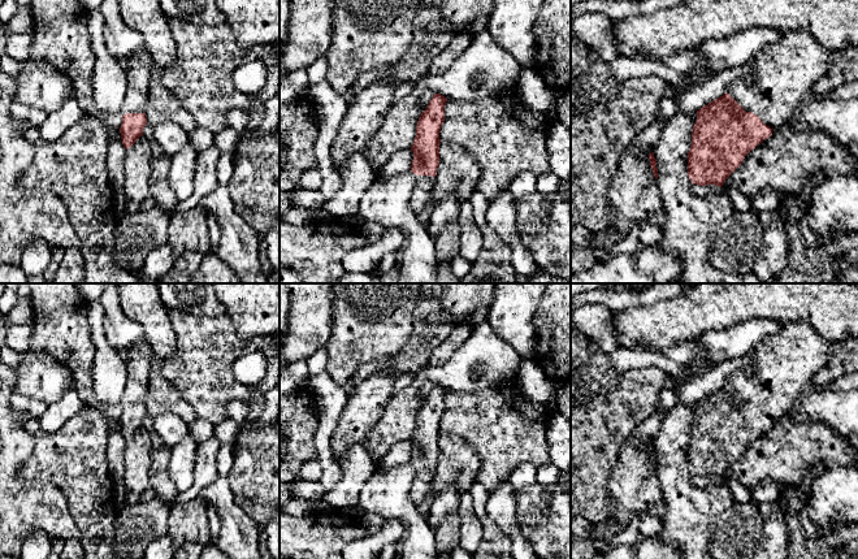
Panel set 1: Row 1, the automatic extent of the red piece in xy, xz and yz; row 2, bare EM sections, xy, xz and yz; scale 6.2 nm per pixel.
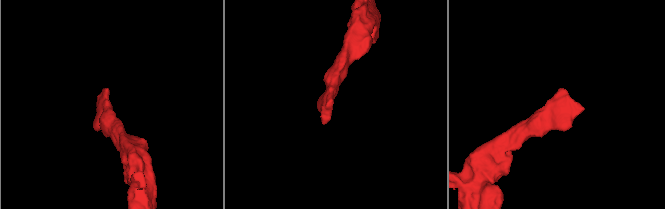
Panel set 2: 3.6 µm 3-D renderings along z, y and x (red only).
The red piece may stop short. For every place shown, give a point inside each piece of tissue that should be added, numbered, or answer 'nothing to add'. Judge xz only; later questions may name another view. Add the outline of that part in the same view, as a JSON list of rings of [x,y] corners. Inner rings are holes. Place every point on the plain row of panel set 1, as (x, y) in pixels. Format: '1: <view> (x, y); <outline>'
1: xz (424, 476); [[[415,465],[415,469],[416,474],[411,486],[410,497],[413,504],[417,507],[432,490],[436,468]]]

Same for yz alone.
1: yz (781, 364); [[[809,321],[789,322],[775,334],[766,337],[749,354],[750,363],[734,370],[728,385],[746,403],[757,406],[772,421],[793,413],[792,403],[810,384],[815,373],[831,359],[836,342],[820,335]]]

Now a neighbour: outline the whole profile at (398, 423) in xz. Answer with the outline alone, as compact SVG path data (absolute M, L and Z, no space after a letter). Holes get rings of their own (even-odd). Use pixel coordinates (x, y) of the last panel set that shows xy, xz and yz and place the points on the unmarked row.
M408 386L393 394L381 420L360 443L376 465L394 445L411 441L420 406L420 389Z

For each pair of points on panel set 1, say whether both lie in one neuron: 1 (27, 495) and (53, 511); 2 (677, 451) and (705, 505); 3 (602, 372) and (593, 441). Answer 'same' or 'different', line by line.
1: same
2: same
3: different

